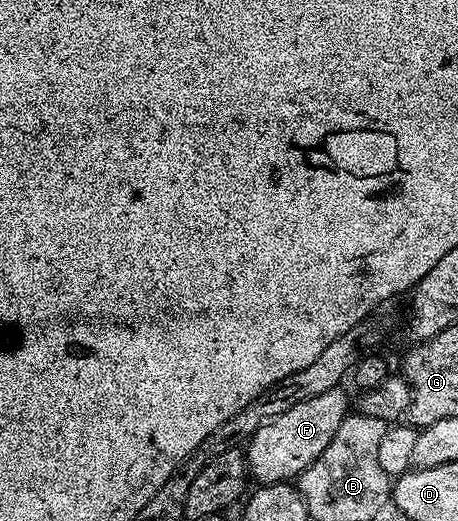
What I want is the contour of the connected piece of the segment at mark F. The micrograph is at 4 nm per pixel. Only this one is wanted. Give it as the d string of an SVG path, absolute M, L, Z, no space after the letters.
M345 389L329 390L312 400L300 400L296 408L288 408L273 422L265 422L245 443L246 465L251 479L255 483L290 482L303 474L328 448L332 436L342 427L343 420L351 413L350 398Z

